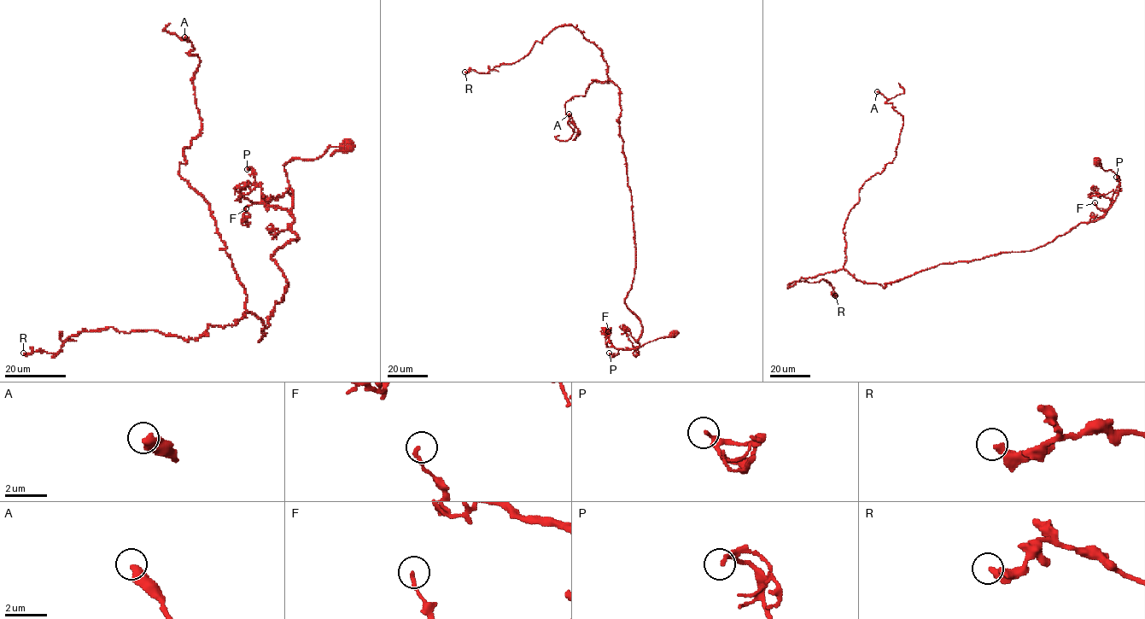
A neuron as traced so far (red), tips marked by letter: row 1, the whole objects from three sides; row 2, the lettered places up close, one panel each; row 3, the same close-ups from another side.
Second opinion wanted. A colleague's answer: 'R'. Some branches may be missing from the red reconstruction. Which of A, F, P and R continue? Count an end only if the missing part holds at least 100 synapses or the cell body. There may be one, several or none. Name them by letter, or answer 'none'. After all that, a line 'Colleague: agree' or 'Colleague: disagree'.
none
Colleague: disagree

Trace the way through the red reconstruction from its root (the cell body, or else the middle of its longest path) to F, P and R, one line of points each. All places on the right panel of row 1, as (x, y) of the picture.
F: (1097, 162), (1117, 175), (1119, 185), (1107, 210), (1095, 202)
P: (1097, 162), (1104, 171), (1110, 169), (1117, 175), (1119, 189), (1112, 203), (1119, 180), (1116, 177)
R: (1097, 162), (1119, 182), (1102, 217), (884, 286), (844, 269), (788, 285), (822, 278), (835, 295)

